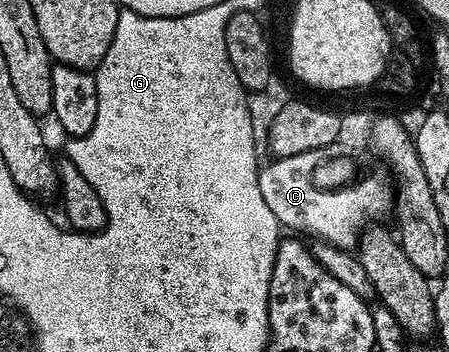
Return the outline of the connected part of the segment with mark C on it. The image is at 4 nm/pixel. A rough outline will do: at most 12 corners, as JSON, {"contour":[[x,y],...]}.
{"contour":[[309,150],[258,171],[279,227],[353,251],[391,213],[385,165]]}

